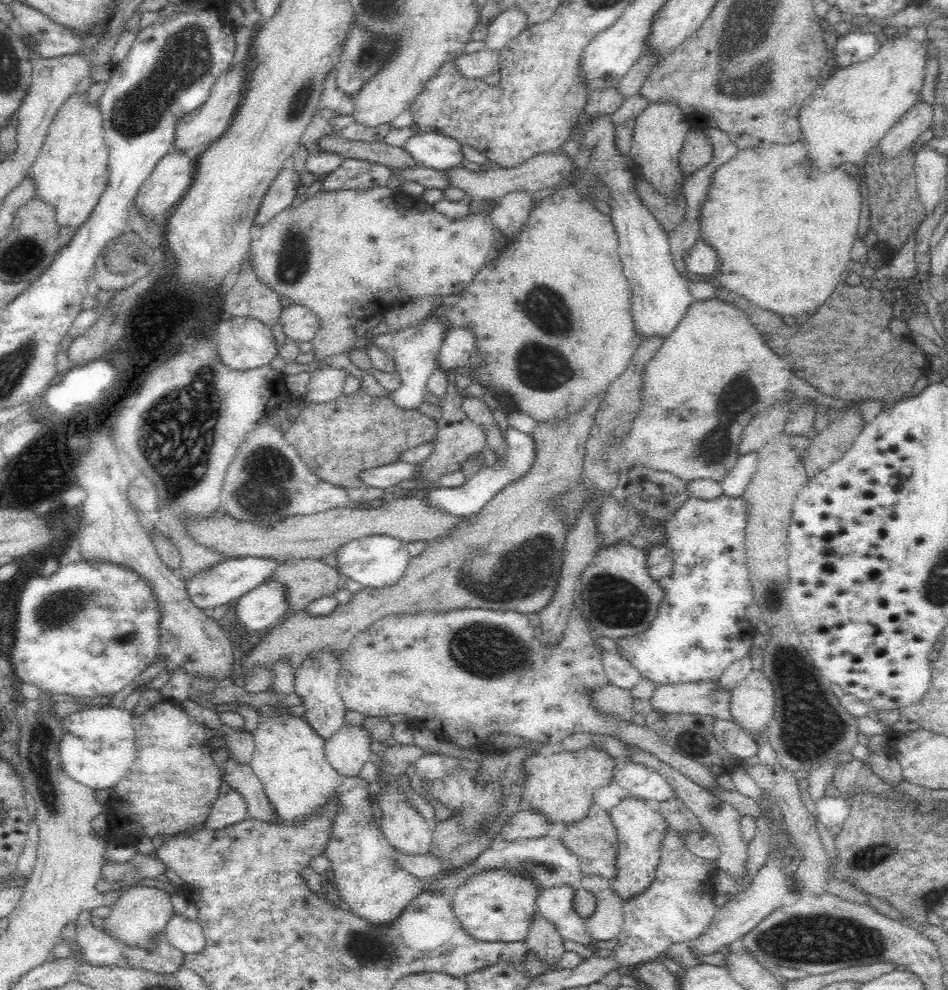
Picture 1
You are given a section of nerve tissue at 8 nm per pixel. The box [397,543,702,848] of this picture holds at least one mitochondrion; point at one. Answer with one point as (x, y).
(481, 651)

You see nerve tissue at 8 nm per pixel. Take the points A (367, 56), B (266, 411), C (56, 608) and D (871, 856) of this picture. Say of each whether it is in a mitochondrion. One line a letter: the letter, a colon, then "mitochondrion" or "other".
A: mitochondrion
B: other
C: mitochondrion
D: mitochondrion

